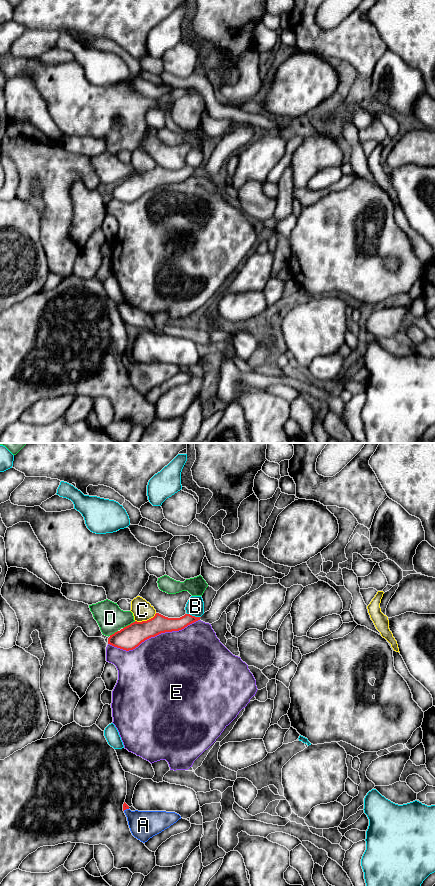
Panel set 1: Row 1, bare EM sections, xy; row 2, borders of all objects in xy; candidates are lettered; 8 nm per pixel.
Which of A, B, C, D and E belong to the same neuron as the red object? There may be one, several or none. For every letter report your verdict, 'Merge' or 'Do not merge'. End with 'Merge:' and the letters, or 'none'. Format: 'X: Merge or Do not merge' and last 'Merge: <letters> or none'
A: Merge
B: Do not merge
C: Do not merge
D: Do not merge
E: Do not merge
Merge: A

